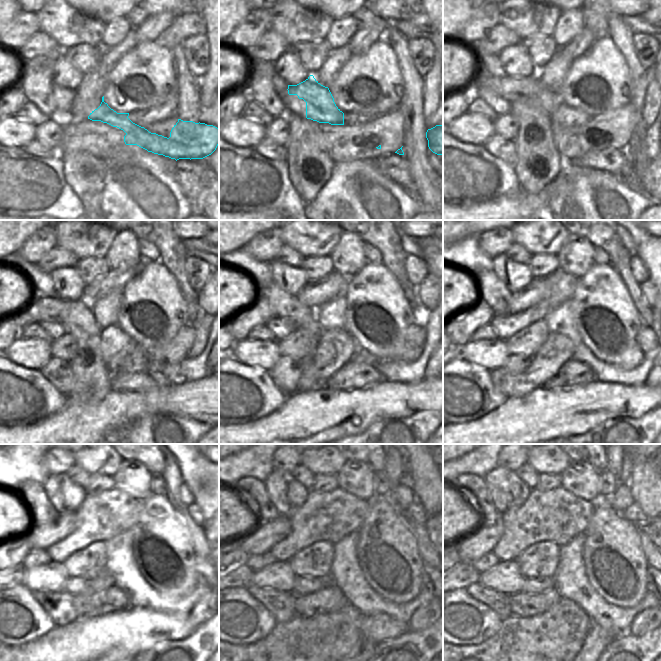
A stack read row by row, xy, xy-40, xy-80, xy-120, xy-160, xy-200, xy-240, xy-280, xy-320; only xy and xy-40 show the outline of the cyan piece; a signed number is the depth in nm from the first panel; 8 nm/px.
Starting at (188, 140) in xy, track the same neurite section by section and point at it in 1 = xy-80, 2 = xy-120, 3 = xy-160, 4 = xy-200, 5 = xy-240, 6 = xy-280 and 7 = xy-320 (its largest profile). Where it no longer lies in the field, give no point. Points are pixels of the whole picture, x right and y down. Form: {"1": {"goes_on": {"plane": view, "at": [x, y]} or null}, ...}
{"1": {"goes_on": {"plane": "xy-80", "at": [530, 90]}}, "2": {"goes_on": {"plane": "xy-120", "at": [79, 313]}}, "3": {"goes_on": {"plane": "xy-160", "at": [280, 303]}}, "4": {"goes_on": {"plane": "xy-200", "at": [492, 290]}}, "5": {"goes_on": {"plane": "xy-240", "at": [42, 511]}}, "6": {"goes_on": {"plane": "xy-280", "at": [255, 491]}}, "7": {"goes_on": {"plane": "xy-320", "at": [472, 484]}}}

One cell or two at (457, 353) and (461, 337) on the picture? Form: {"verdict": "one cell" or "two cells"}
{"verdict": "two cells"}

